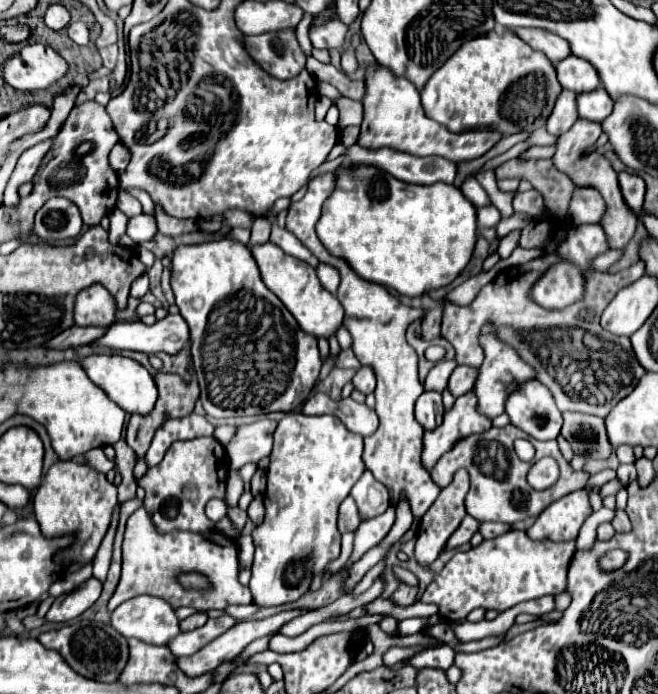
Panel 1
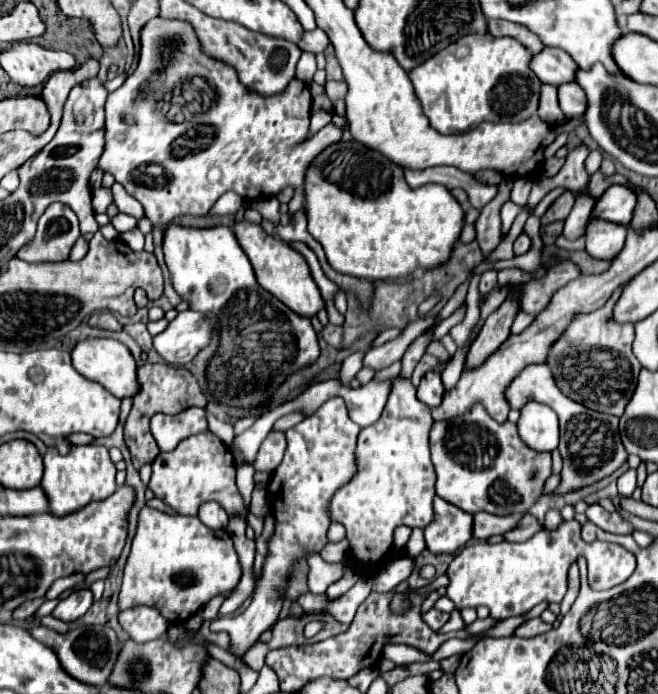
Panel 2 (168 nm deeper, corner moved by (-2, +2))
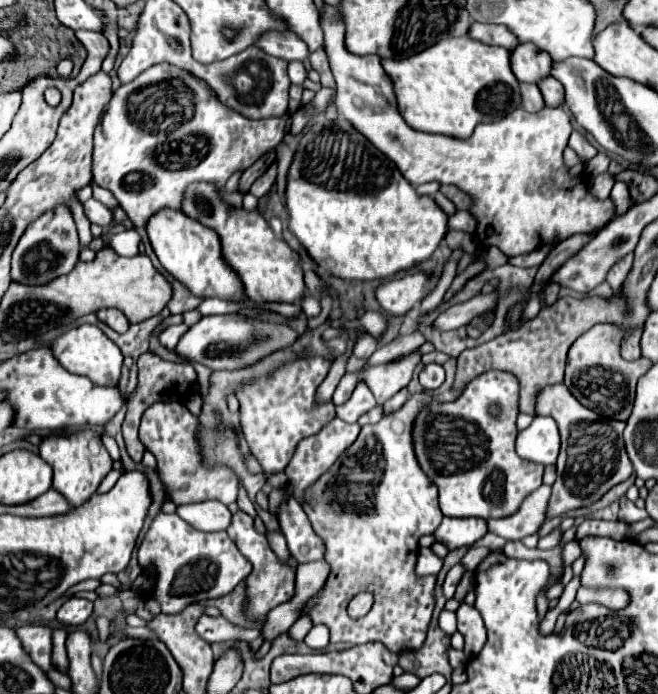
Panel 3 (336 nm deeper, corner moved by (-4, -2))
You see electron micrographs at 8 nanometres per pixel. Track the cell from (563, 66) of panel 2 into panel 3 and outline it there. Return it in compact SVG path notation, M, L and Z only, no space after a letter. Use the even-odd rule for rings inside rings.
M526 42L520 44L518 50L512 50L512 70L520 82L538 84L542 78L552 76L552 58Z

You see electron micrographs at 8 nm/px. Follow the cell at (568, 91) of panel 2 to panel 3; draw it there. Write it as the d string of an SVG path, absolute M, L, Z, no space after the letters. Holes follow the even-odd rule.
M546 78L538 84L538 88L542 90L542 96L544 96L544 102L546 106L552 106L552 108L558 108L558 106L564 106L564 86L556 80L556 78Z

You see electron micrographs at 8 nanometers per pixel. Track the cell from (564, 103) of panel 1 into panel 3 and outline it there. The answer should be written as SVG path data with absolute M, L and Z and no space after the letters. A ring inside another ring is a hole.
M520 84L520 86L522 86L522 106L528 112L540 112L542 106L546 106L540 88L536 84Z

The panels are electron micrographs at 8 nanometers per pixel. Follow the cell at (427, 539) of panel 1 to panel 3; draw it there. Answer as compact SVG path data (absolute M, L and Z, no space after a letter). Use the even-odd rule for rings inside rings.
M444 516L438 530L434 532L436 542L448 546L448 550L456 550L462 546L472 546L486 534L486 520L482 518L450 518Z

